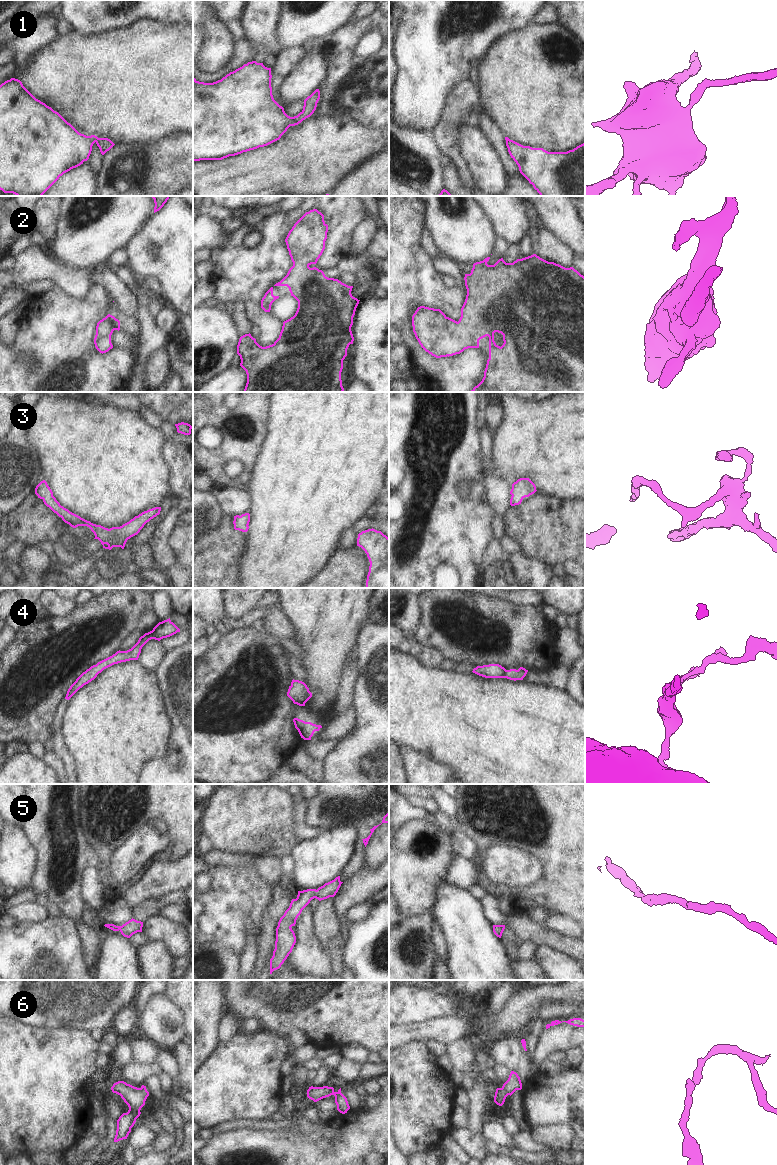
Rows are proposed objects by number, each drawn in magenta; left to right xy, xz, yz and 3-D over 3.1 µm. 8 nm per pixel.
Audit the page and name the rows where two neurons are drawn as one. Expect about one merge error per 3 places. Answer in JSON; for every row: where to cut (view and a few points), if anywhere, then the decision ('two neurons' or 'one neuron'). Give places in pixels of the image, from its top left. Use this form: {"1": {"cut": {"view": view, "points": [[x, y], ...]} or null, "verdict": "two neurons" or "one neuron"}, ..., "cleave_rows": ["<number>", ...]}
{"1": {"cut": null, "verdict": "one neuron"}, "2": {"cut": null, "verdict": "one neuron"}, "3": {"cut": null, "verdict": "one neuron"}, "4": {"cut": null, "verdict": "one neuron"}, "5": {"cut": null, "verdict": "one neuron"}, "6": {"cut": null, "verdict": "one neuron"}, "cleave_rows": []}

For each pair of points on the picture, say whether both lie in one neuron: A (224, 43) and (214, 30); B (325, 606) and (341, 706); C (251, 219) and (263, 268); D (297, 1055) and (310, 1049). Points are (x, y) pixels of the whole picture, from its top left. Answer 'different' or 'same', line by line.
A: same
B: different
C: different
D: same

